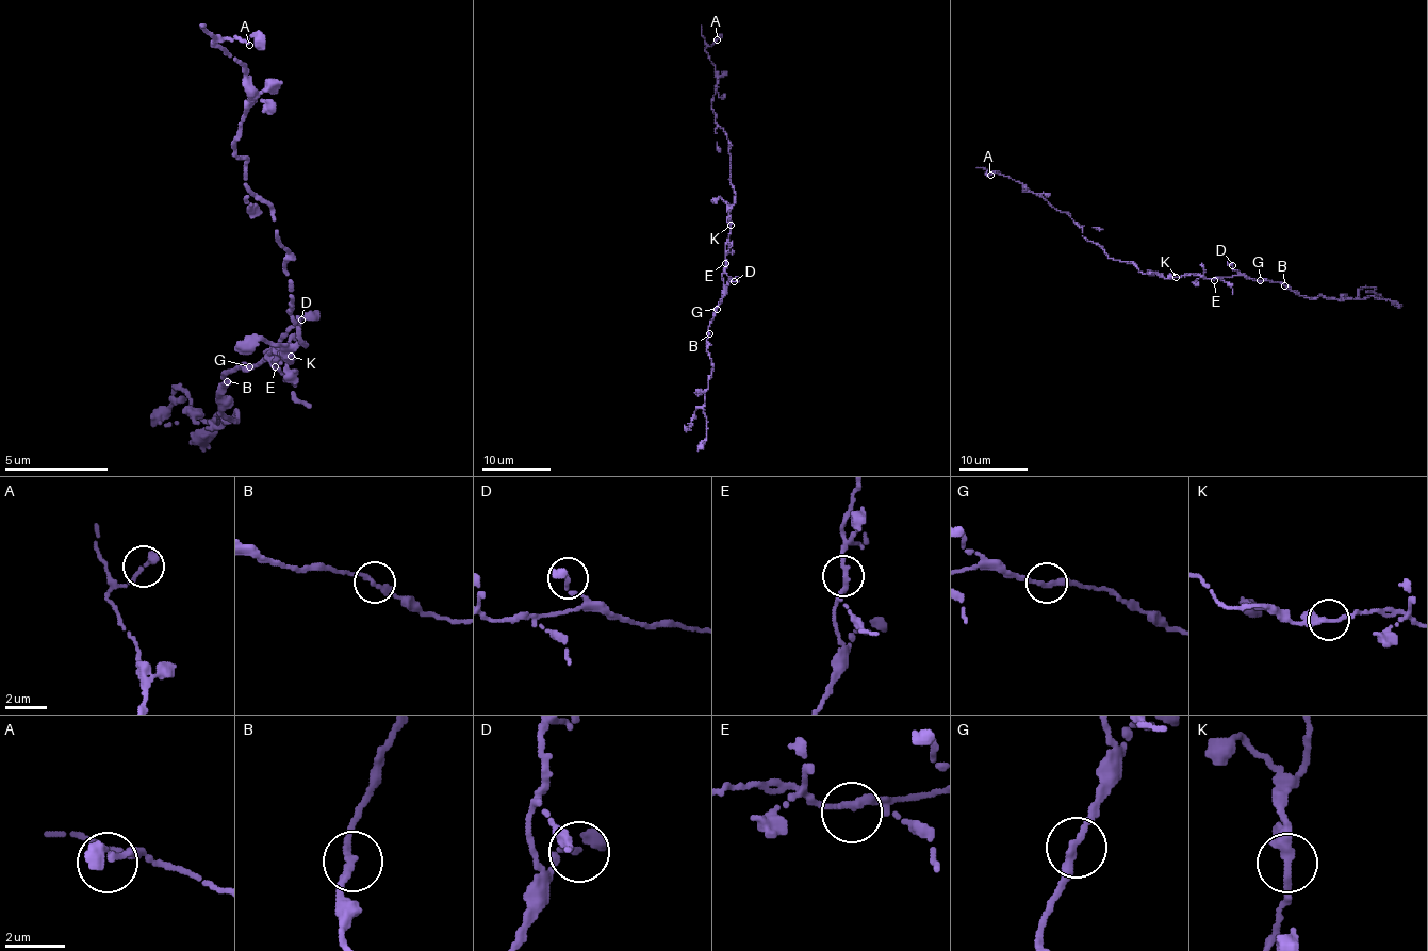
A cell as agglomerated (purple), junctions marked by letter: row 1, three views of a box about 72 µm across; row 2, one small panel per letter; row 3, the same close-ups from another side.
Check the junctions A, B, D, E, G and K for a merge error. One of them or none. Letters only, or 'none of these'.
none of these

